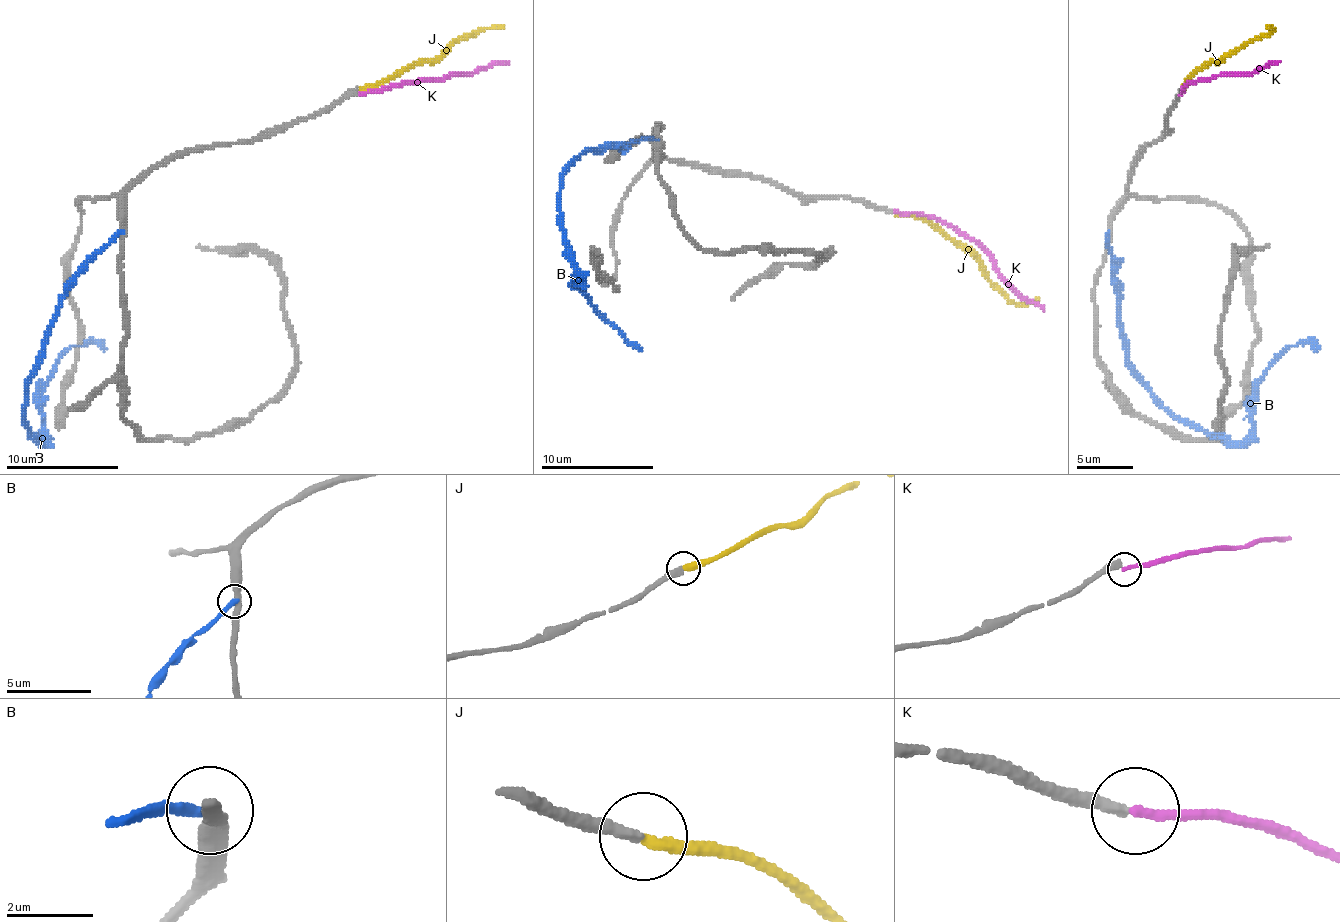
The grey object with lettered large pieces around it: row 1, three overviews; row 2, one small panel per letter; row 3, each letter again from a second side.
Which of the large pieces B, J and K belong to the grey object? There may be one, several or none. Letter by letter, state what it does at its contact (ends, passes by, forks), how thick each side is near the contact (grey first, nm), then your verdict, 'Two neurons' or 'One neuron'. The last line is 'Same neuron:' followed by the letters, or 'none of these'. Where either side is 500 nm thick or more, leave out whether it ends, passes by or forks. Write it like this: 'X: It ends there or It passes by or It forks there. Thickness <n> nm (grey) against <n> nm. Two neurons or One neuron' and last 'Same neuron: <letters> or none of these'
B: It ends there. Thickness 300 nm (grey) against 260 nm. Two neurons
J: It ends there. Thickness 340 nm (grey) against 360 nm. One neuron
K: It ends there. Thickness 340 nm (grey) against 240 nm. Two neurons
Same neuron: J

